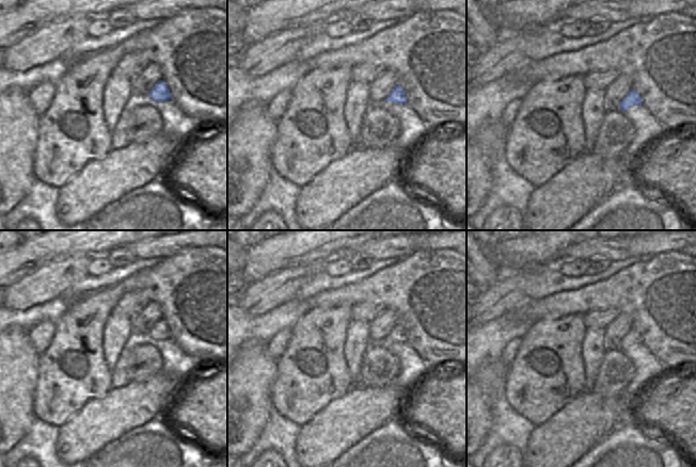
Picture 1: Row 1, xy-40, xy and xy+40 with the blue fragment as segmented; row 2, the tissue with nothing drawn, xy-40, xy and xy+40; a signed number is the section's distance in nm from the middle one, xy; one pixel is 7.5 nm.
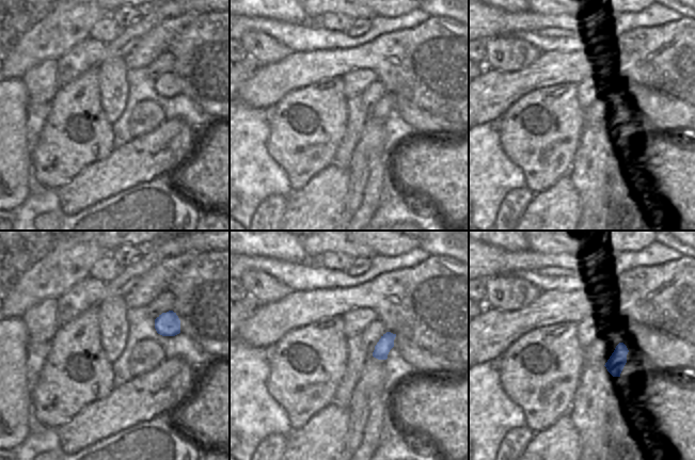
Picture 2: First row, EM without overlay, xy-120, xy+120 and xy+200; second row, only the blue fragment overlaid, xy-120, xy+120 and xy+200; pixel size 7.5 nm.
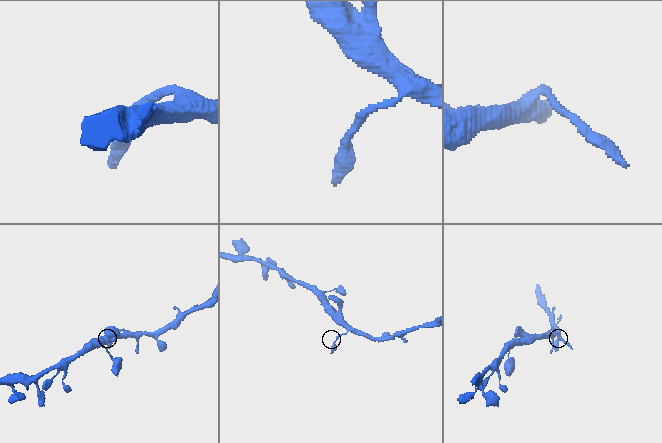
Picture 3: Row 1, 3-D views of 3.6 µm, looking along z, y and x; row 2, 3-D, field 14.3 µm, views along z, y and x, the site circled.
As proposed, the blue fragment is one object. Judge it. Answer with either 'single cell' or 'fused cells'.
fused cells

